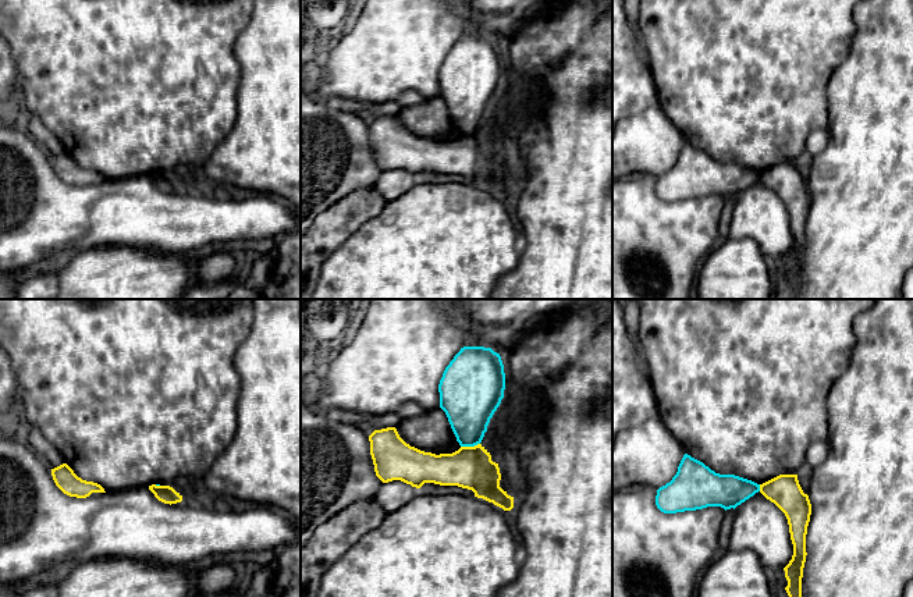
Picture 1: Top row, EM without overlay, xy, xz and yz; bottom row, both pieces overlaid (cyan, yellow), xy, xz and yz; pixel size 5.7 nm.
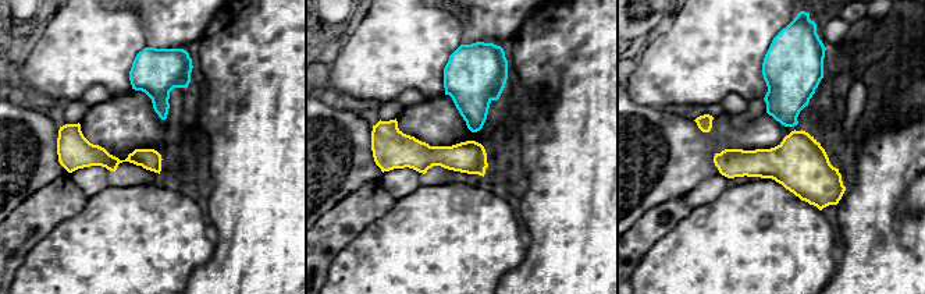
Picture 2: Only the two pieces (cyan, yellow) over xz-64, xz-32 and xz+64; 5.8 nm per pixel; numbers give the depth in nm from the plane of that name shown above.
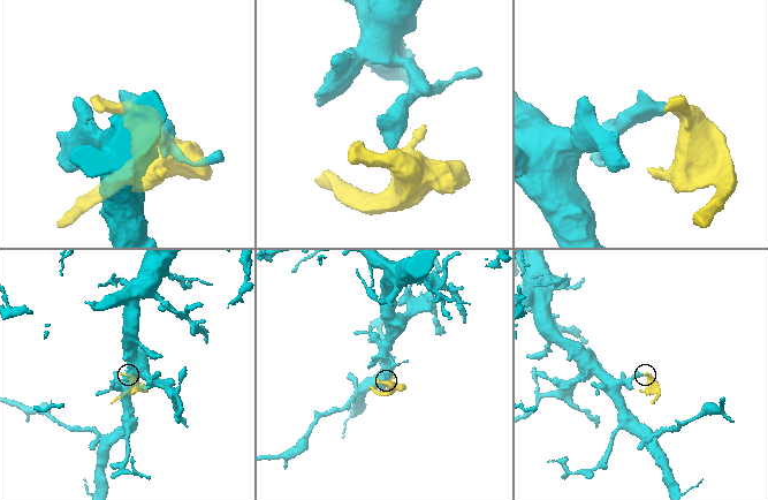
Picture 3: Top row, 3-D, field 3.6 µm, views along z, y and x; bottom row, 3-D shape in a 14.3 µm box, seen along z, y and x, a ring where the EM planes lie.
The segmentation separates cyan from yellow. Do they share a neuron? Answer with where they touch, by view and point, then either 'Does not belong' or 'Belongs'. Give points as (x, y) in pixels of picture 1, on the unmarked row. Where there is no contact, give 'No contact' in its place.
Touches cyan at xz (469, 134). Does not belong

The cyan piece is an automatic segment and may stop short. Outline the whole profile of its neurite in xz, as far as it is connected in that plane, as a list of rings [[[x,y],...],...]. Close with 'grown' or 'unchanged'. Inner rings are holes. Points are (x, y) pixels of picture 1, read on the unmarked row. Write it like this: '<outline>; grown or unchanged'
[[[463,35],[445,56],[438,72],[445,100],[461,135],[482,131],[504,86],[505,61],[500,42],[484,35]]]; unchanged

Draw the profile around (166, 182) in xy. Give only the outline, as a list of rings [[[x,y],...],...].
[[[152,173],[149,174],[149,178],[154,182],[154,185],[164,191],[164,192],[177,192],[182,189],[182,184],[177,181],[173,175],[170,174],[156,174]]]

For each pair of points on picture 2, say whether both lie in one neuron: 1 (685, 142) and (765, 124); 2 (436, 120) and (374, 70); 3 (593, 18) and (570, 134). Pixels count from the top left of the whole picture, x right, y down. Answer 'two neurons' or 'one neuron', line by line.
1: one neuron
2: two neurons
3: one neuron

